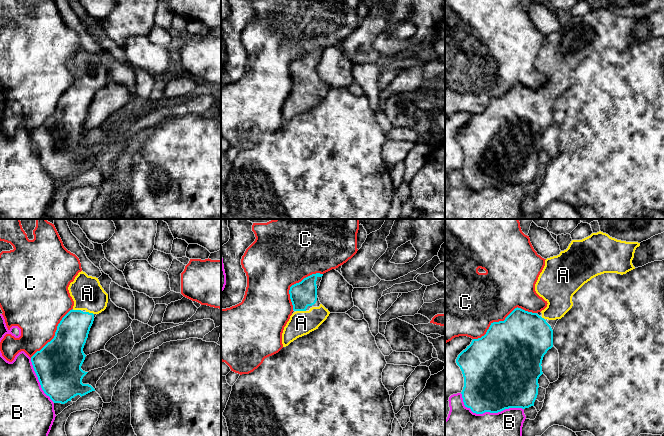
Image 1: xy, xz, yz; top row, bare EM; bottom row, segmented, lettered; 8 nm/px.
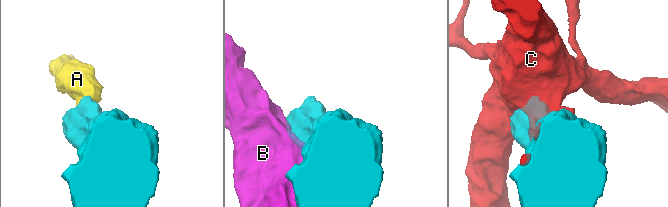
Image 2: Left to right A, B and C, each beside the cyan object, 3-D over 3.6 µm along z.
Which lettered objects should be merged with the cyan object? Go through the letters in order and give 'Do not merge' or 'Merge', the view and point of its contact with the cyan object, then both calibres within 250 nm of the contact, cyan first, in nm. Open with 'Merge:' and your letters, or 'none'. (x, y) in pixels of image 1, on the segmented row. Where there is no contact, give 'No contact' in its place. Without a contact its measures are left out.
Merge: A
A: Merge. Touches cyan at xz (301, 310). Thickness 200 nm (cyan) against 200 nm
B: Do not merge. Touches cyan at yz (488, 411). Thickness 480 nm (cyan) against 240 nm
C: Do not merge. Touches cyan at yz (504, 320). Thickness 500 nm (cyan) against 420 nm

